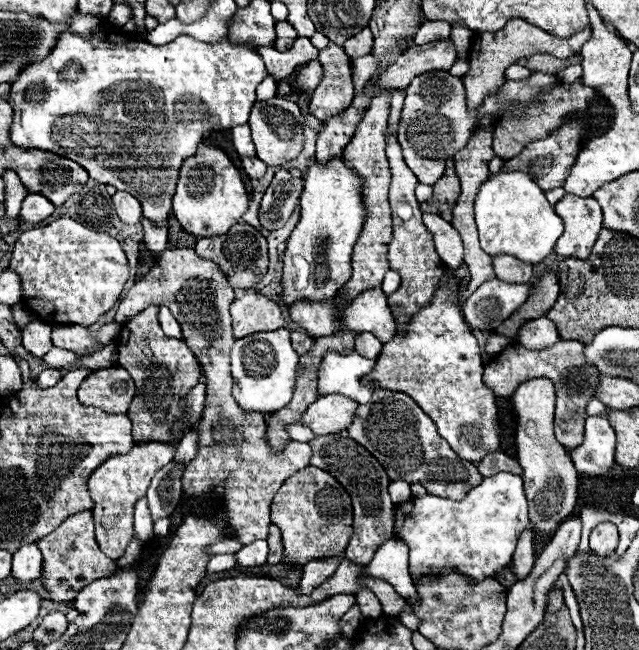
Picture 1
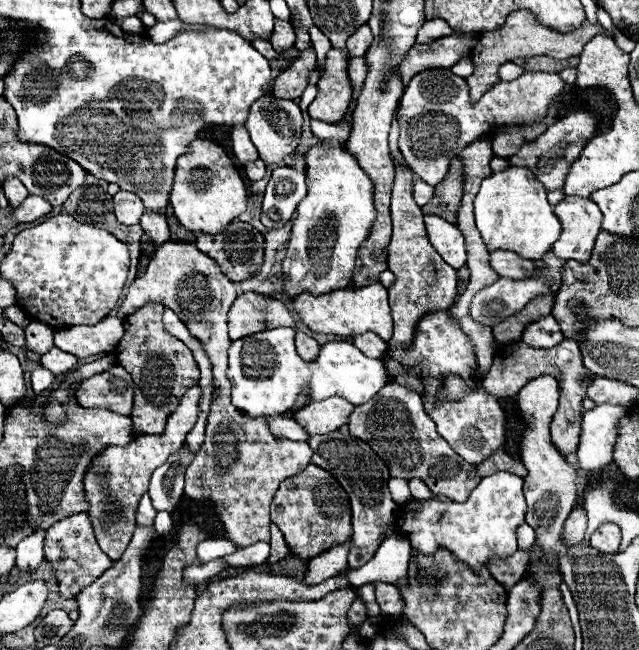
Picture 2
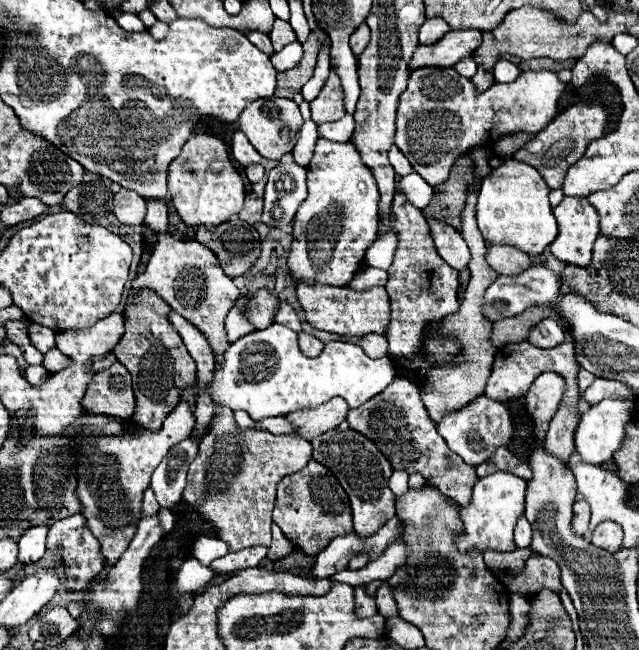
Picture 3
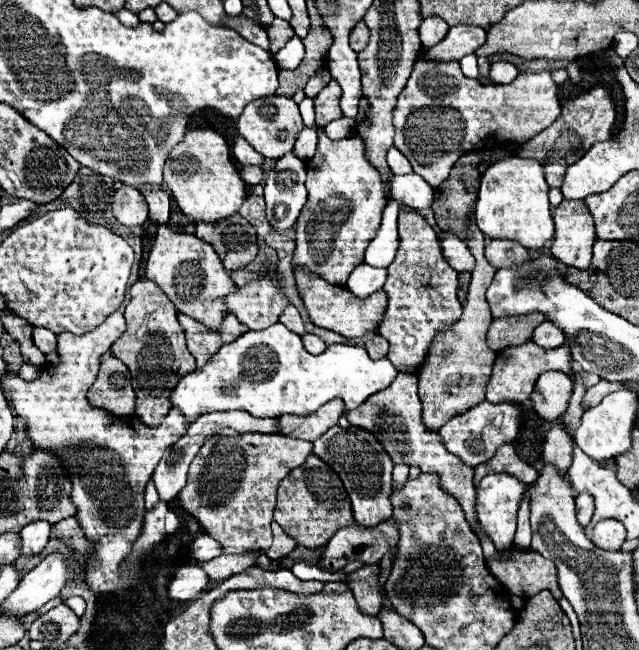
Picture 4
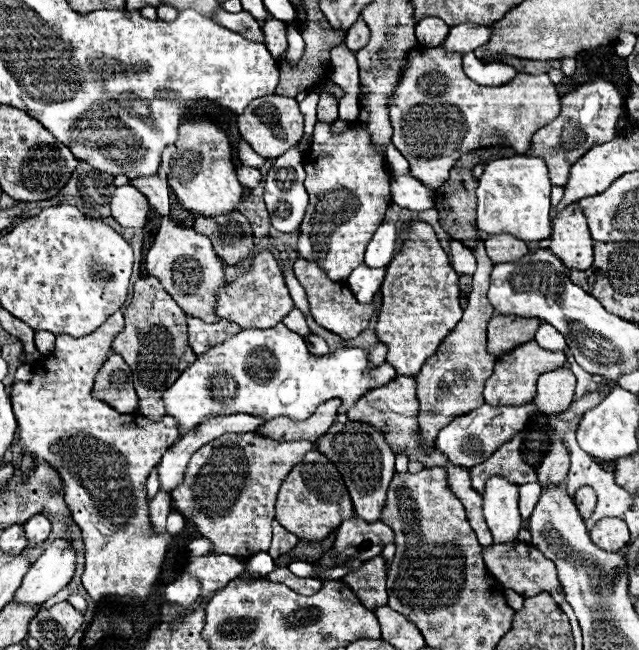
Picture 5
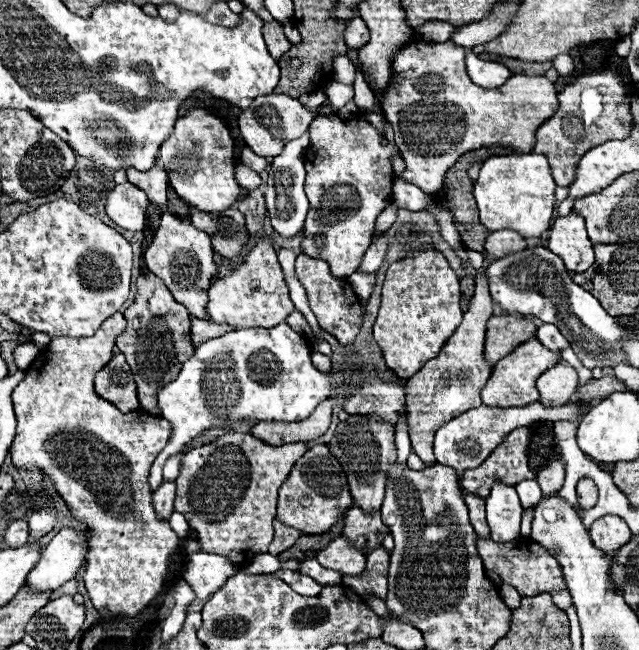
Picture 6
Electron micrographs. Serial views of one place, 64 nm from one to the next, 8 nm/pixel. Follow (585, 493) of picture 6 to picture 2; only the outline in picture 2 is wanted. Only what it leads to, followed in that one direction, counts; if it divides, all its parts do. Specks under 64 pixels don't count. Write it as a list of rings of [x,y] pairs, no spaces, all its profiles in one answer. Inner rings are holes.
[[[578,506],[572,510],[568,520],[564,522],[564,530],[562,530],[560,538],[564,540],[564,544],[576,546],[582,540],[584,530],[586,530],[586,512],[584,512],[584,508]]]

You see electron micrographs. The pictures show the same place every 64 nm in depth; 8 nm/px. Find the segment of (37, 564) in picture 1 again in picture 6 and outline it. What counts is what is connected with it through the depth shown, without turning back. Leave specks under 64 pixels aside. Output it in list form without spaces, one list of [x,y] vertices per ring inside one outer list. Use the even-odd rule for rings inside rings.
[[[32,512],[28,516],[28,528],[30,528],[30,536],[32,538],[42,538],[46,536],[56,524],[56,518],[48,512]]]

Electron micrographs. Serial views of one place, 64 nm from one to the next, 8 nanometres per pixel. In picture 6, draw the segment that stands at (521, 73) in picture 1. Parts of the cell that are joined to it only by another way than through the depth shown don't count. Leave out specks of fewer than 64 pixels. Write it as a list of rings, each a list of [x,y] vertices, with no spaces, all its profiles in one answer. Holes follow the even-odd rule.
[[[472,52],[466,54],[466,70],[468,76],[482,88],[498,88],[512,76],[512,72],[504,64],[484,62]]]

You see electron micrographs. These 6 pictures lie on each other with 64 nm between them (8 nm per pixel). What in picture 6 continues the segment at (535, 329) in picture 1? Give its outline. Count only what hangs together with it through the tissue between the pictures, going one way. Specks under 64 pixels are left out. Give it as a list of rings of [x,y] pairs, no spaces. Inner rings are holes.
[[[542,324],[536,332],[536,338],[552,352],[560,352],[564,348],[568,348],[568,340],[560,334],[560,330],[554,324]]]

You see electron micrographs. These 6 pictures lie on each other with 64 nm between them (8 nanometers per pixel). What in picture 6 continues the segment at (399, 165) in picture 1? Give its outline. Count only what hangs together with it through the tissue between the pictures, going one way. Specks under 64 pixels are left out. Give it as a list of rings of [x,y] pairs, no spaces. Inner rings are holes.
[[[422,244],[388,268],[382,286],[382,306],[374,322],[374,338],[384,352],[386,366],[394,370],[396,376],[410,378],[428,360],[438,356],[460,320],[458,276],[448,266],[442,252],[434,250],[430,244]]]

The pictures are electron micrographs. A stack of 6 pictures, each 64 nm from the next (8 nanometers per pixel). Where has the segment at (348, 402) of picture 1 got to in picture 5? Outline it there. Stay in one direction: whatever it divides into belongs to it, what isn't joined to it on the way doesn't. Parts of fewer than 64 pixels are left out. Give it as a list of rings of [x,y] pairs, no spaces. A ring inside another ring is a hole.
[[[332,398],[332,400],[324,402],[324,404],[320,404],[318,410],[306,420],[292,420],[292,418],[286,418],[286,416],[268,420],[264,424],[264,428],[258,430],[258,434],[274,436],[276,440],[308,440],[308,442],[316,442],[334,424],[334,418],[338,414],[340,404],[342,404],[342,400]]]

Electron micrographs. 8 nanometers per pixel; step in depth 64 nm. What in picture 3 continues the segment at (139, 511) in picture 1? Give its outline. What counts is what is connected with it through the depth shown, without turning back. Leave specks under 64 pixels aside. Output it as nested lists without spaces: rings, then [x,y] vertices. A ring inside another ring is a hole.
[[[148,488],[148,490],[144,492],[144,500],[142,500],[142,518],[154,516],[158,510],[160,510],[160,506],[156,504],[156,498],[154,498],[152,490]]]

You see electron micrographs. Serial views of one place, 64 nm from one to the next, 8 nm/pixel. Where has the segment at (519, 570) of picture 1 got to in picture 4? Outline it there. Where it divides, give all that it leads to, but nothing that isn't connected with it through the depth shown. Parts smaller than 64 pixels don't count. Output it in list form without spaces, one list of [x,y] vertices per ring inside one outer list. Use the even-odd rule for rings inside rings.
[[[528,492],[524,494],[520,512],[518,512],[518,530],[516,530],[516,538],[514,538],[514,546],[518,548],[528,548],[530,546],[530,514],[528,514]]]

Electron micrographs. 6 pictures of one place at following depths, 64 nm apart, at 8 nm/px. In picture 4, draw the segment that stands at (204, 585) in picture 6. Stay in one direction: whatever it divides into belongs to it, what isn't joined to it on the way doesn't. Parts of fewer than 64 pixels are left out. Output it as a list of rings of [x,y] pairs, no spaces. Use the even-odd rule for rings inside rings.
[[[244,552],[244,554],[236,554],[236,556],[228,556],[222,554],[218,558],[212,558],[210,562],[198,562],[210,576],[210,582],[222,582],[224,578],[236,574],[236,572],[244,572],[250,566],[256,566],[256,558],[258,552]]]

